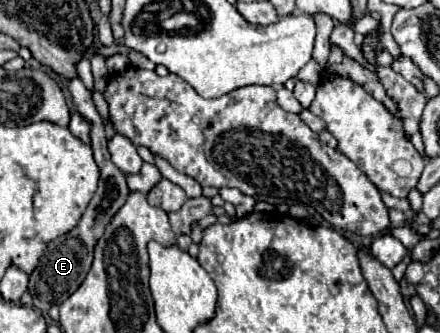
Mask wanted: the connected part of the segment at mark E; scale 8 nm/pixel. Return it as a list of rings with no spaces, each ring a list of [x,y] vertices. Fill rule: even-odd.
[[[79,78],[69,82],[69,92],[73,96],[73,104],[75,108],[91,122],[91,146],[93,146],[93,154],[95,154],[95,162],[101,170],[101,178],[99,178],[99,186],[97,192],[93,194],[87,210],[83,212],[79,224],[65,236],[49,242],[47,250],[41,256],[39,266],[33,270],[31,280],[29,280],[29,292],[33,296],[33,306],[41,312],[47,312],[53,304],[63,304],[85,280],[89,268],[91,268],[91,260],[93,260],[93,250],[97,240],[105,234],[105,228],[111,224],[113,216],[123,208],[127,196],[129,196],[129,188],[127,188],[127,180],[125,174],[121,174],[121,170],[117,170],[117,166],[113,166],[109,150],[107,150],[107,136],[105,136],[105,124],[103,118],[99,116],[93,100],[91,100],[91,92],[83,86],[83,82]]]

